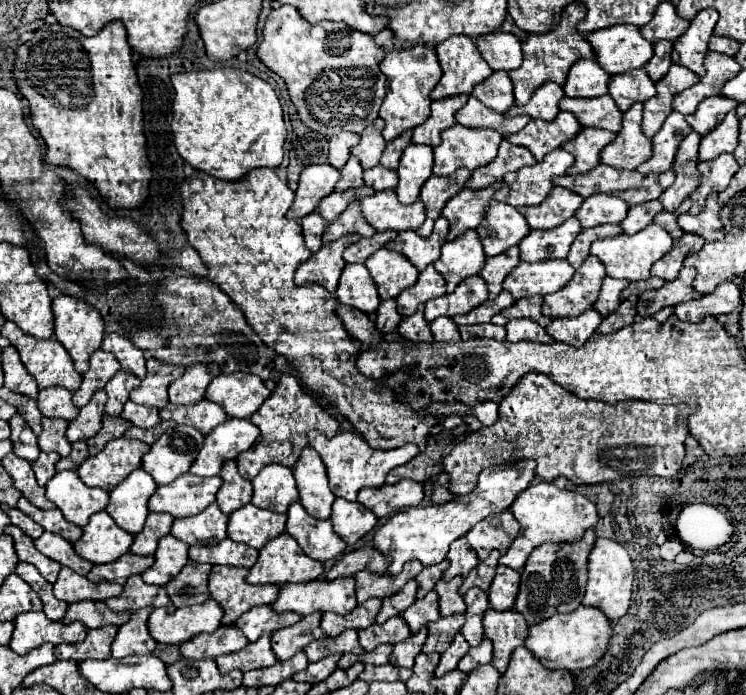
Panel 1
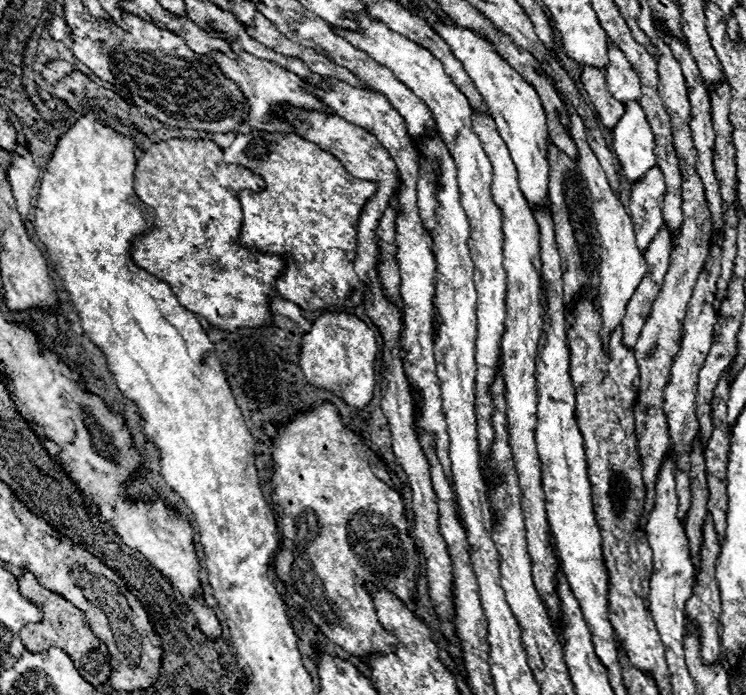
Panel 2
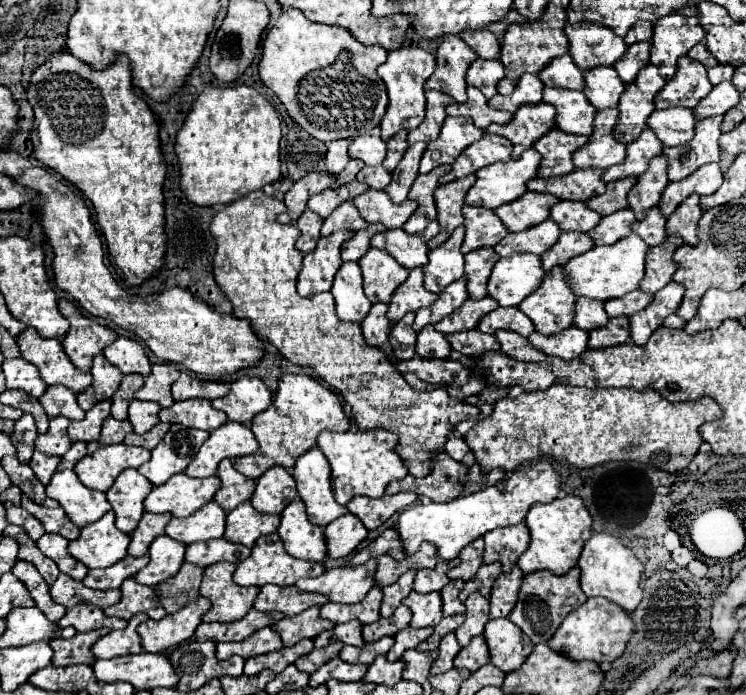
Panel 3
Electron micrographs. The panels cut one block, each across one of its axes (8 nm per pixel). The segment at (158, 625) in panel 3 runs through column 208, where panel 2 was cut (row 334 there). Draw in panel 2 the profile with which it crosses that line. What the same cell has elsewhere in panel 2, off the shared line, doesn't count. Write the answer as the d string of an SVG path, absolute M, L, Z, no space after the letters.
M560 94L560 98L562 98L564 106L566 106L566 114L568 114L568 120L570 120L568 122L568 130L572 134L574 144L576 144L576 150L578 150L578 168L584 174L584 180L588 184L588 192L590 192L590 200L592 200L592 214L594 214L594 220L596 220L596 226L598 226L598 234L600 234L602 260L600 260L598 304L600 304L600 314L602 314L602 342L606 346L608 338L610 338L610 332L622 322L624 308L626 308L628 300L632 298L634 290L638 288L640 280L646 274L646 262L644 262L644 256L640 256L640 250L636 248L632 218L624 210L620 198L610 188L610 182L608 182L600 162L596 160L592 148L588 146L582 118L576 114L576 110L570 106L570 102L562 94Z

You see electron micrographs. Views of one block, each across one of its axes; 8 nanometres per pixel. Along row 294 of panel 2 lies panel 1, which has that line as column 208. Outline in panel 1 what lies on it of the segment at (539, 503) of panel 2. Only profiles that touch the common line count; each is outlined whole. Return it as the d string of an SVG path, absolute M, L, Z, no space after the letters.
M214 502L196 516L174 520L170 534L190 546L210 544L226 538L226 524L228 524L228 516L222 514L218 504Z

